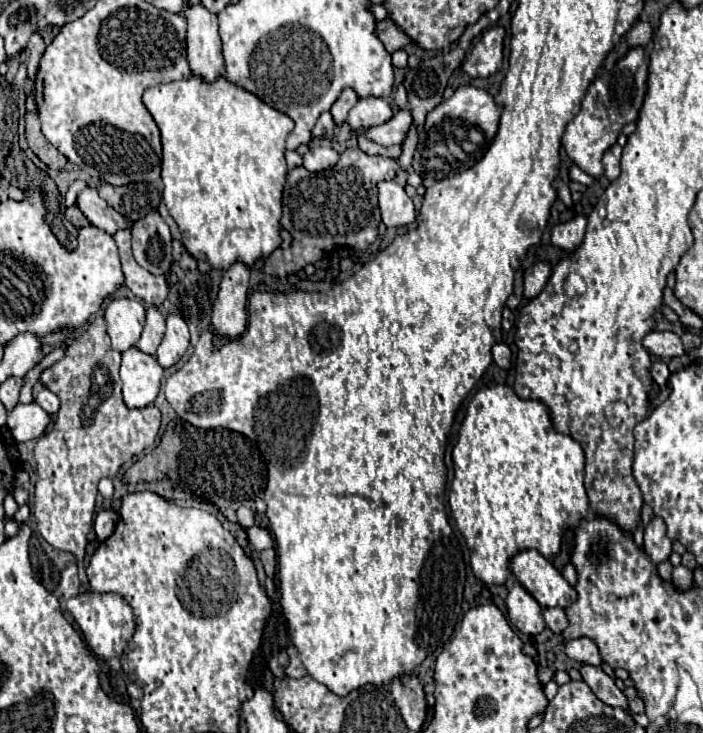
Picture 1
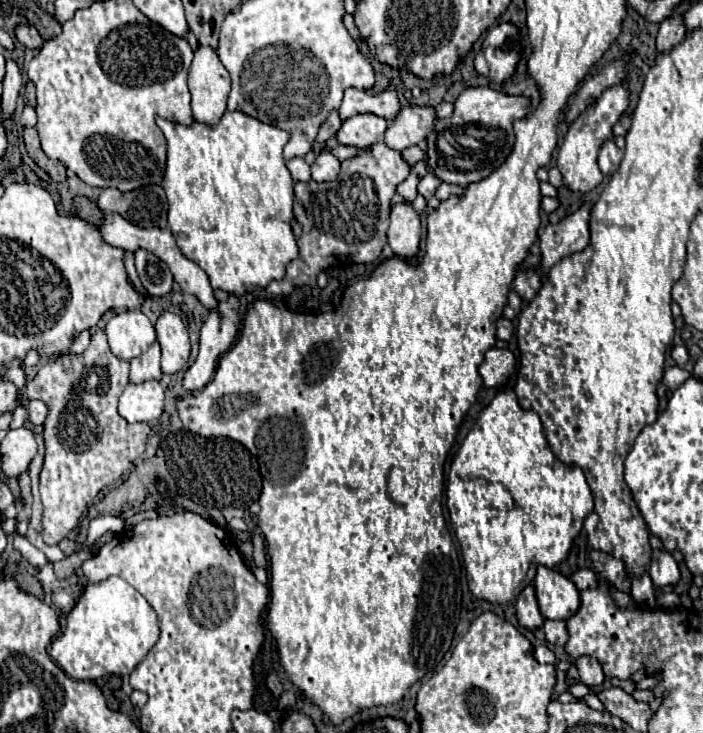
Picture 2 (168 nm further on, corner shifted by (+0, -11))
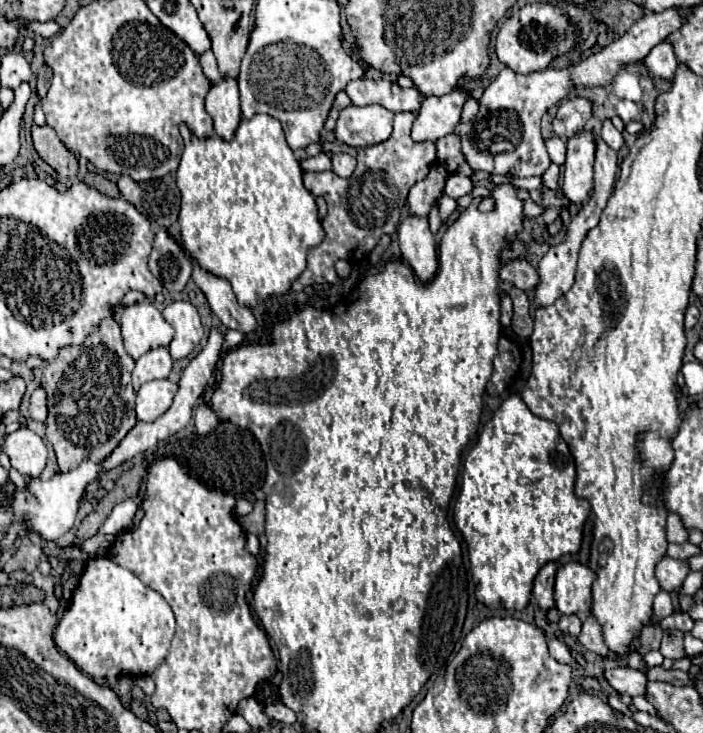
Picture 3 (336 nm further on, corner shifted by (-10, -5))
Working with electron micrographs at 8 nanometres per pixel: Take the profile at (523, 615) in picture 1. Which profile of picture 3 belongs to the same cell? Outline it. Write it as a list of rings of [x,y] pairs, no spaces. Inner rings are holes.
[[[549,562],[545,564],[537,578],[535,578],[535,586],[533,586],[533,596],[539,604],[541,610],[549,610],[555,606],[555,600],[553,600],[553,586],[555,586],[555,572],[559,568],[559,562]]]

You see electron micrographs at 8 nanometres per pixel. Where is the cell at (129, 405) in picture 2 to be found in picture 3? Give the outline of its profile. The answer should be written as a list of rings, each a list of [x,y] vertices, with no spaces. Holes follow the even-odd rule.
[[[168,379],[143,384],[137,392],[137,406],[135,406],[137,420],[153,422],[159,416],[163,416],[169,410],[173,396],[177,394],[177,388],[179,386]]]

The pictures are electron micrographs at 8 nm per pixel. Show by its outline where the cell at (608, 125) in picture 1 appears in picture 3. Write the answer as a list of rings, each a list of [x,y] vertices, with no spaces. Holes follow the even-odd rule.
[[[581,132],[567,142],[567,160],[563,164],[563,194],[573,204],[589,200],[593,188],[593,162],[595,162],[595,136]]]

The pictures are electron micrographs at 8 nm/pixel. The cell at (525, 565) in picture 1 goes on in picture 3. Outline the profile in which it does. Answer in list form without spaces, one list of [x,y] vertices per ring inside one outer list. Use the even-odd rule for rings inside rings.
[[[579,562],[561,564],[555,580],[557,610],[561,614],[589,614],[591,586],[595,578],[597,574]]]

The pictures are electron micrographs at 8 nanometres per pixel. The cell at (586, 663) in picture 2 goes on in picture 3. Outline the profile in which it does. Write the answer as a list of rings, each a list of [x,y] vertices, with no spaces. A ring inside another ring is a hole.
[[[627,664],[613,666],[611,670],[605,672],[605,678],[619,694],[627,694],[627,696],[643,696],[649,682],[645,672],[635,670]]]

